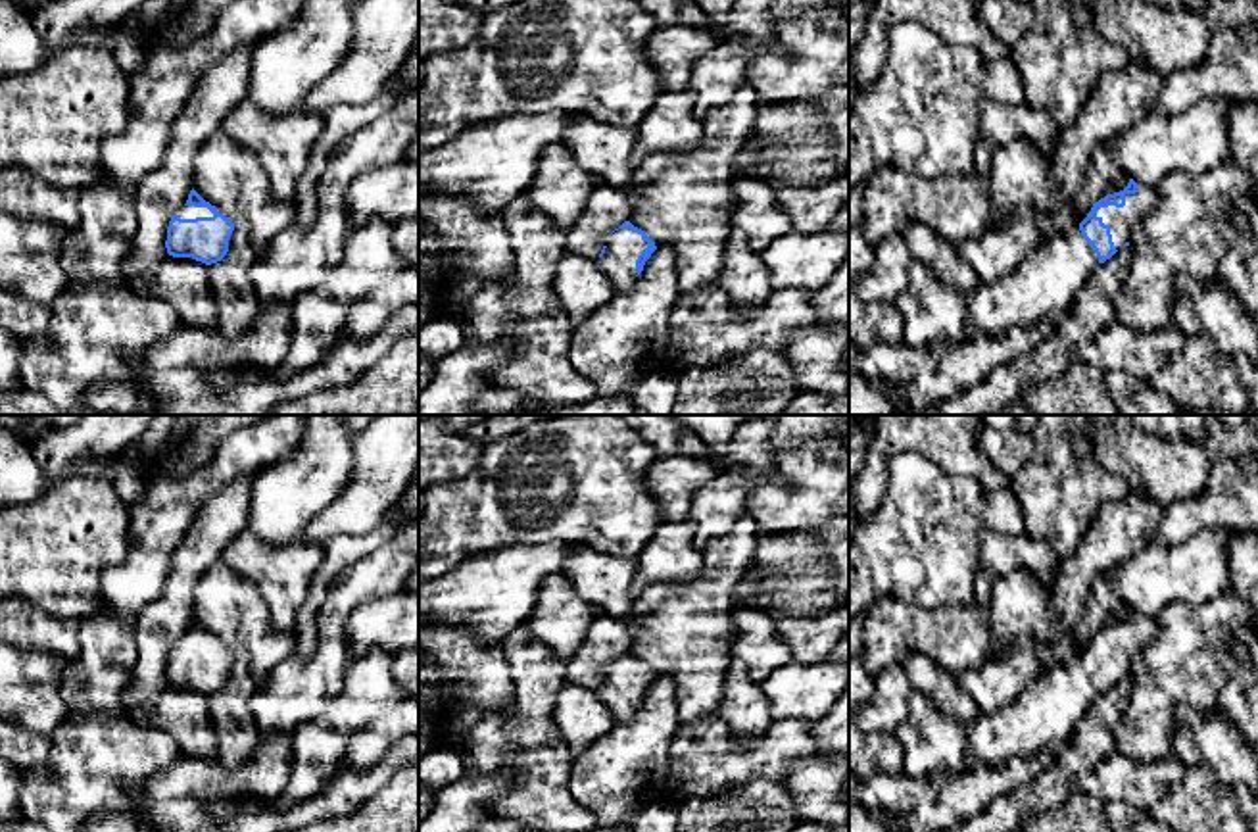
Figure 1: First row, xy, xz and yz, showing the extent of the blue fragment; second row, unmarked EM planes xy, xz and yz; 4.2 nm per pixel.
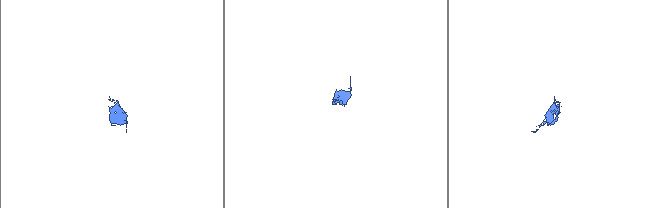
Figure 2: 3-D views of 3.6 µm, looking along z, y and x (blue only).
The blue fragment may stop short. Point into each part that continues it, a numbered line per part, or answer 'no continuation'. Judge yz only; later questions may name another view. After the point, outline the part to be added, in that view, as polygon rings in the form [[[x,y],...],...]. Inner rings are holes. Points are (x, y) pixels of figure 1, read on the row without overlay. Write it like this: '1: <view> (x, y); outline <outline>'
1: yz (1141, 635); outline [[[1137,613],[1135,624],[1125,624],[1125,636],[1116,638],[1101,638],[1095,646],[1102,649],[1104,655],[1110,657],[1114,678],[1124,678],[1125,673],[1129,673],[1129,665],[1137,653],[1147,649],[1156,634],[1158,634],[1158,623],[1156,617],[1147,617],[1143,613]]]
2: yz (1045, 713); outline [[[1079,657],[1054,665],[1012,707],[966,724],[964,771],[1029,759],[1074,738],[1076,722],[1099,696]]]

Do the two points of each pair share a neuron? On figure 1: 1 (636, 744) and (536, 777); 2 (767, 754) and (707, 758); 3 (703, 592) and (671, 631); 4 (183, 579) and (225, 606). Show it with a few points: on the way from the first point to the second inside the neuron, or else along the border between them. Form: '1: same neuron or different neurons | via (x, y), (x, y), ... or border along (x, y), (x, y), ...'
1: different neurons | border along (575, 758), (569, 769), (569, 792), (588, 807)
2: same neuron | via (751, 758), (723, 758)
3: same neuron | via (700, 602), (680, 621)
4: different neurons | border along (208, 569), (194, 588), (194, 602), (191, 606)

